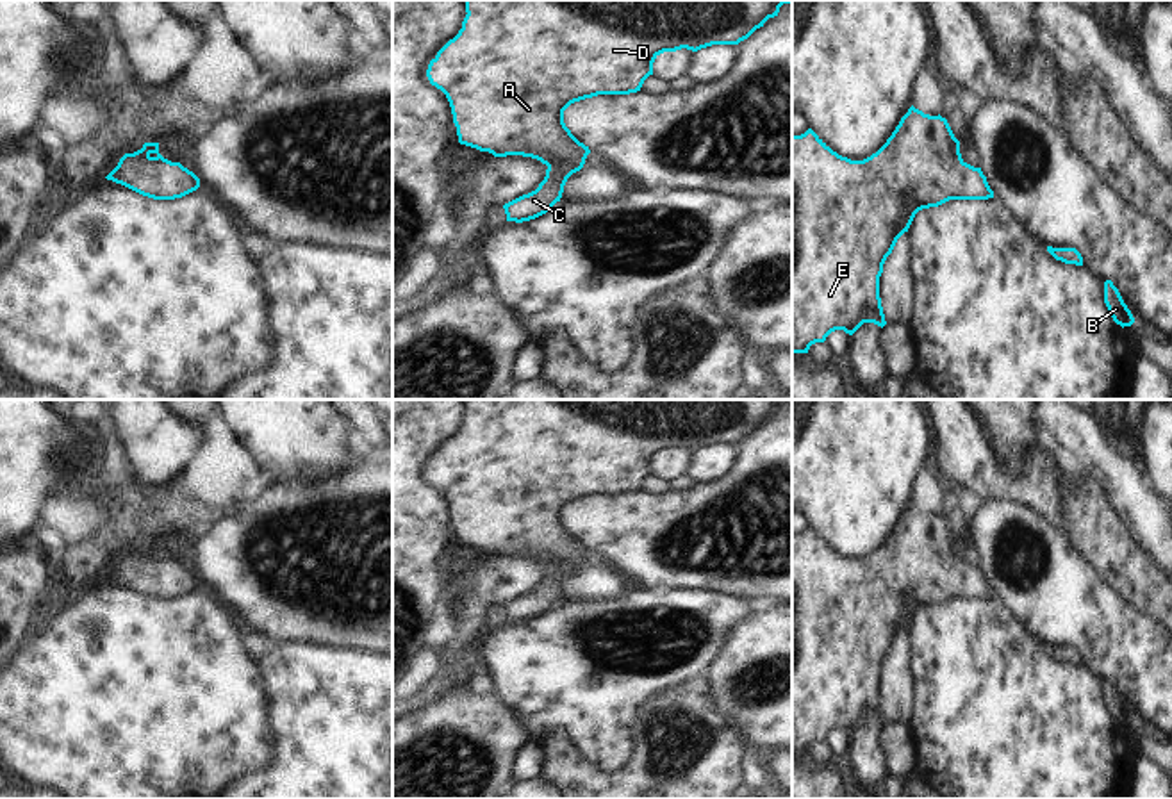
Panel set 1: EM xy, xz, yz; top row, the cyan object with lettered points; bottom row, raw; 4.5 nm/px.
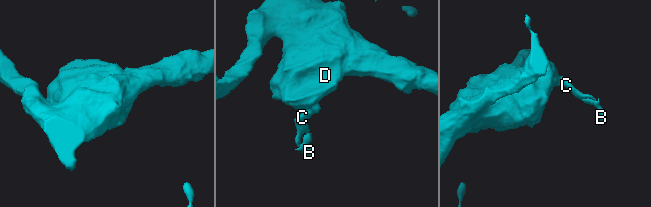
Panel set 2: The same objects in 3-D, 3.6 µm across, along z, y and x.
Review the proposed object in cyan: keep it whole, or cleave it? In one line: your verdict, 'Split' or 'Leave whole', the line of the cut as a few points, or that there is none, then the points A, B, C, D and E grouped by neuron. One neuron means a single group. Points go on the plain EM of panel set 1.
Leave whole. No split. Groups: A B C D E.

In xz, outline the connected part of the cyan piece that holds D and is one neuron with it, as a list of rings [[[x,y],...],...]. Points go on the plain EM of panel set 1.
[[[466,400],[467,414],[462,421],[462,428],[430,460],[426,476],[432,485],[446,494],[460,544],[476,548],[480,551],[489,551],[494,556],[532,556],[548,565],[546,576],[535,590],[503,605],[507,621],[523,622],[546,614],[557,601],[560,601],[567,578],[583,567],[585,558],[590,553],[589,546],[580,542],[564,523],[564,510],[571,503],[598,494],[637,492],[640,490],[644,480],[653,474],[653,462],[660,453],[676,451],[681,448],[697,451],[712,444],[739,444],[740,441],[747,439],[756,428],[763,426],[769,417],[778,416],[783,403],[790,401],[792,400]]]

